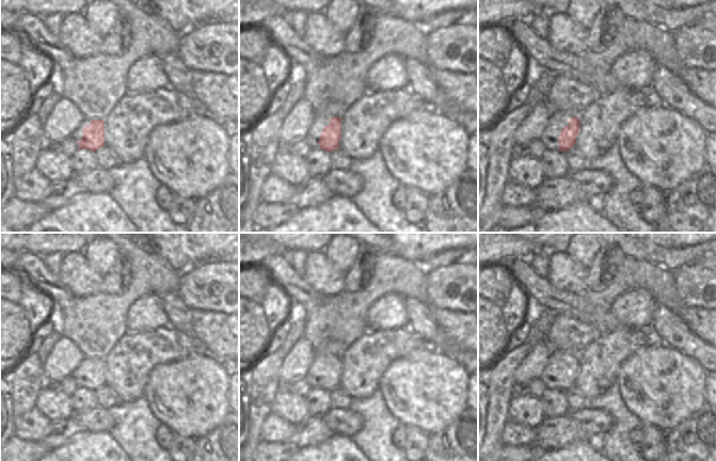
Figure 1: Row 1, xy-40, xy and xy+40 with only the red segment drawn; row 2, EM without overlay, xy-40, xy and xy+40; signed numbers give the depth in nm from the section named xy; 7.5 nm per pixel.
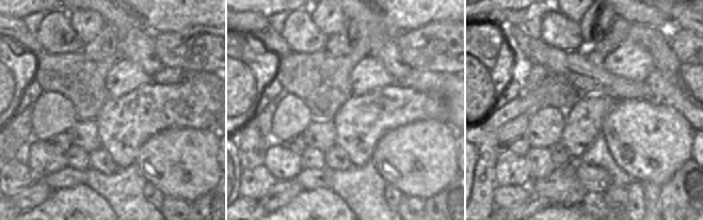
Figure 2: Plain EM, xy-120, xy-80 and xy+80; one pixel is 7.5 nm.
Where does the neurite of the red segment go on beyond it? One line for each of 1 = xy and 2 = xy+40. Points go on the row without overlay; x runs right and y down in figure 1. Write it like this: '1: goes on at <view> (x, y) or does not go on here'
1: does not go on here
2: does not go on here

